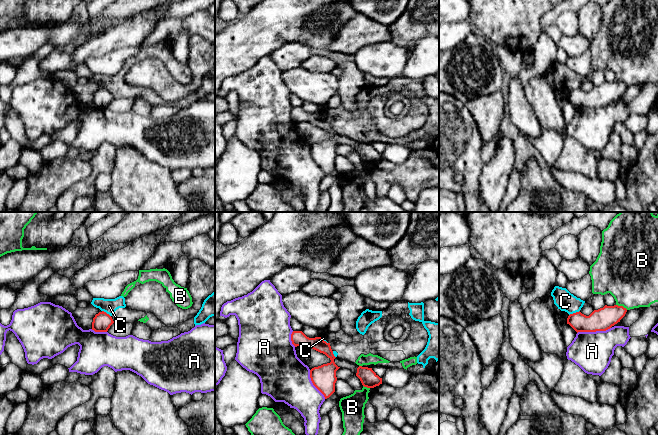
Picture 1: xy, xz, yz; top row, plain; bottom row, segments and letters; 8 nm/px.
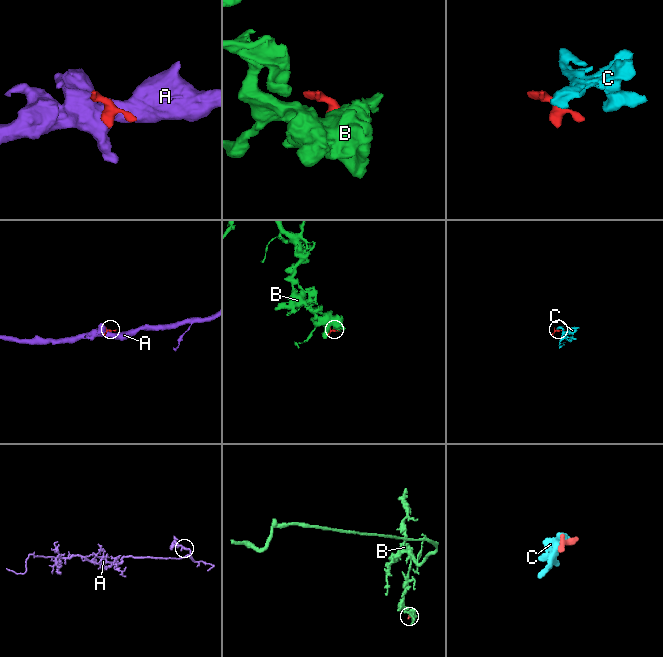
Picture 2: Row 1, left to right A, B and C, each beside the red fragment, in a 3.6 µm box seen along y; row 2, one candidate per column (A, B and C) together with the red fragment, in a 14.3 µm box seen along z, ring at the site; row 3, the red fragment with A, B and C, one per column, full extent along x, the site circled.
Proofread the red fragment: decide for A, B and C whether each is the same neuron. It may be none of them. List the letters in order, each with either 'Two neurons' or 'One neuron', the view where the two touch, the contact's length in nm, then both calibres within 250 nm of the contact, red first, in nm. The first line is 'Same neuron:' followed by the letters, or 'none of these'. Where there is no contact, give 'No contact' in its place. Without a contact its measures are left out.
Same neuron: none of these
A: Two neurons. Touches red in yz. Shared border 280 nm. Thickness 180 nm (red) against 320 nm
B: Two neurons. Touches red in yz. Shared border 100 nm. Thickness 180 nm (red) against 420 nm
C: Two neurons. Touches red in yz. Shared border 100 nm. Thickness 180 nm (red) against 160 nm

